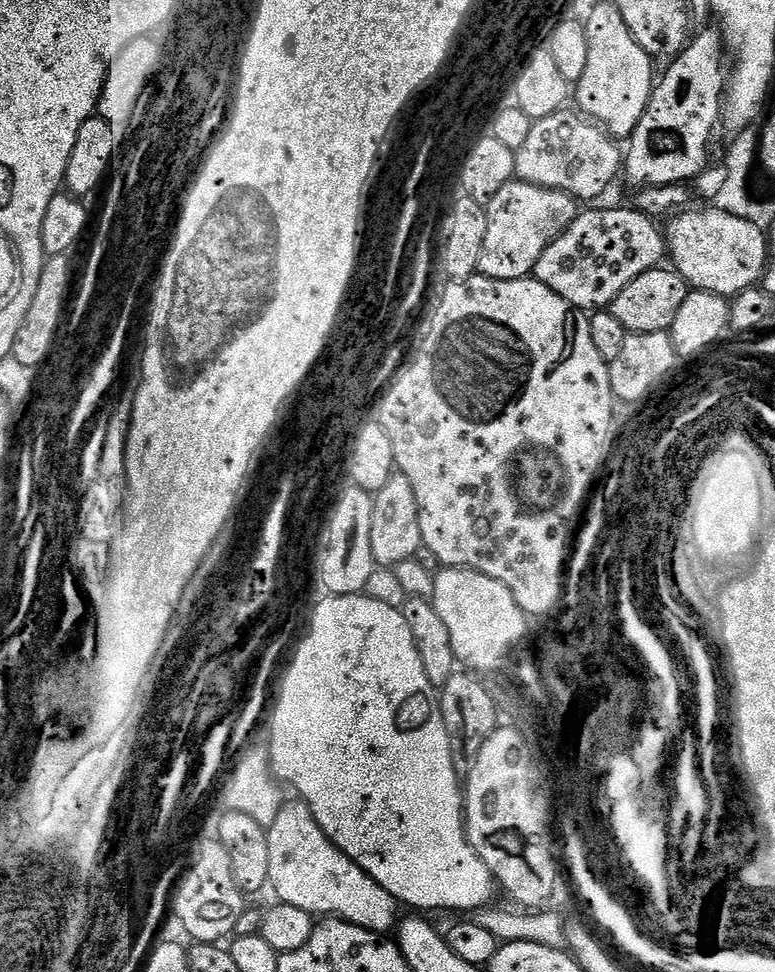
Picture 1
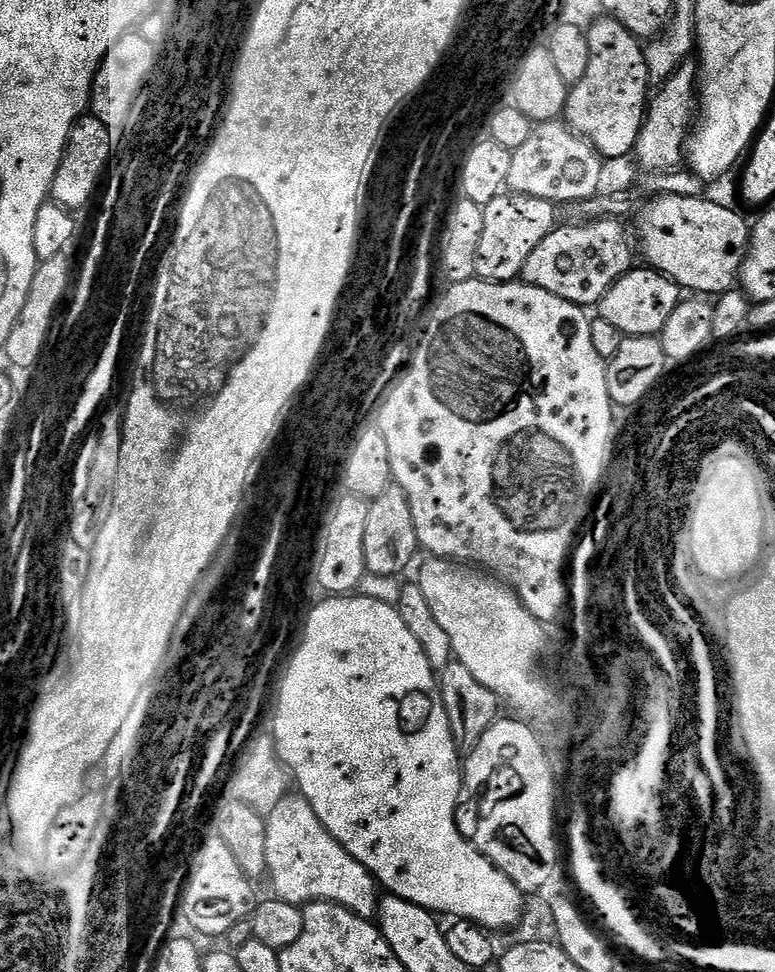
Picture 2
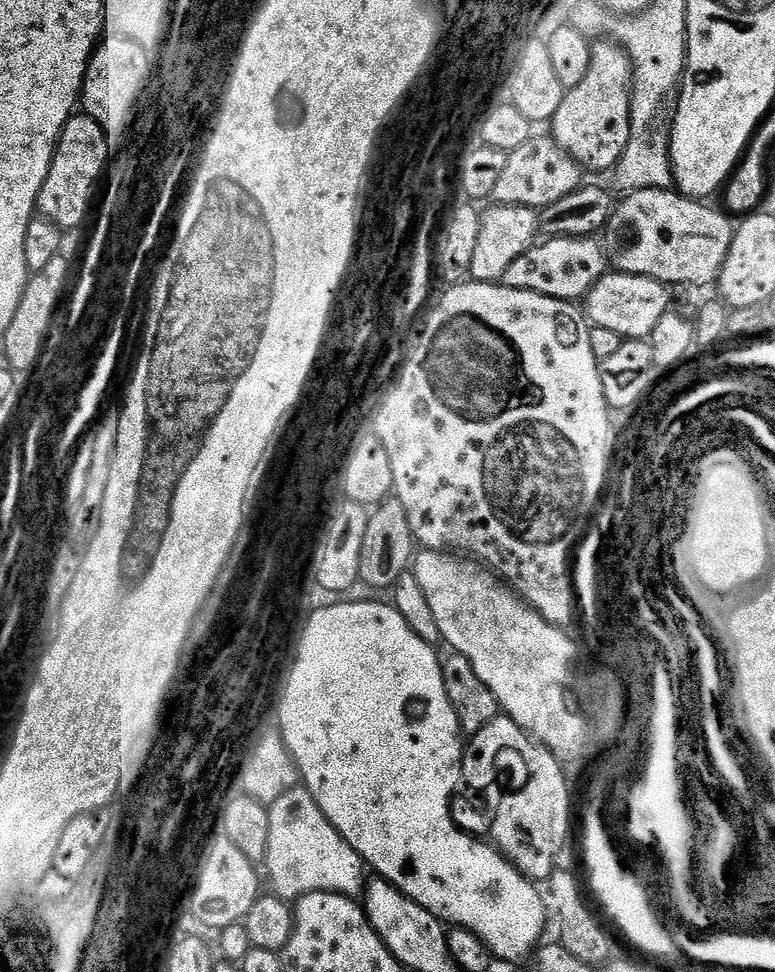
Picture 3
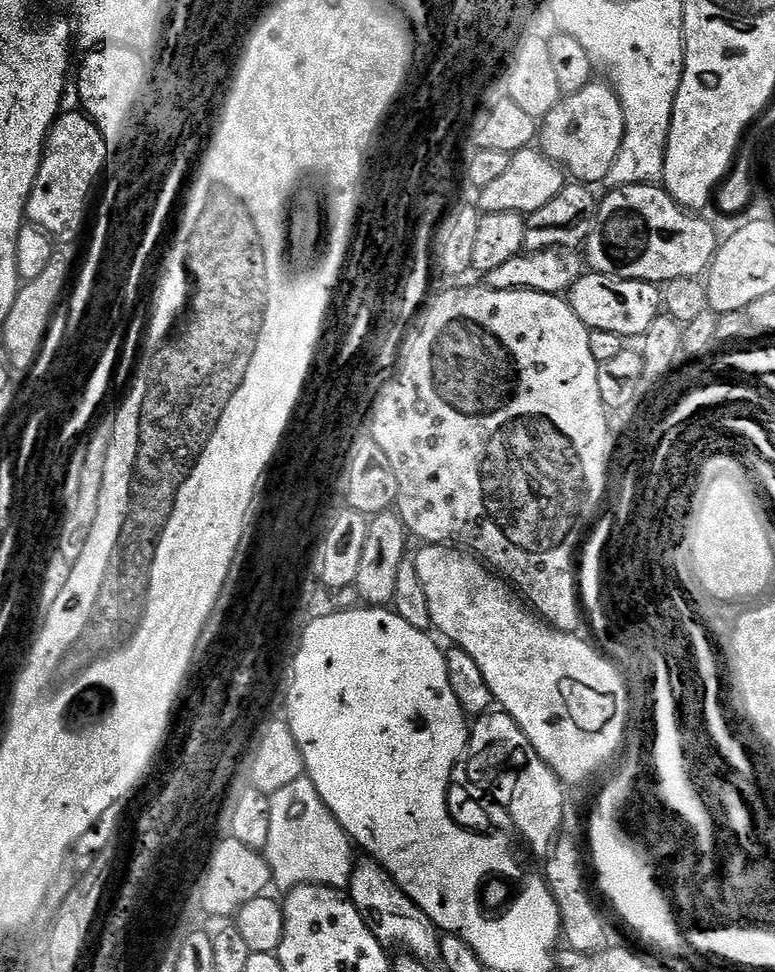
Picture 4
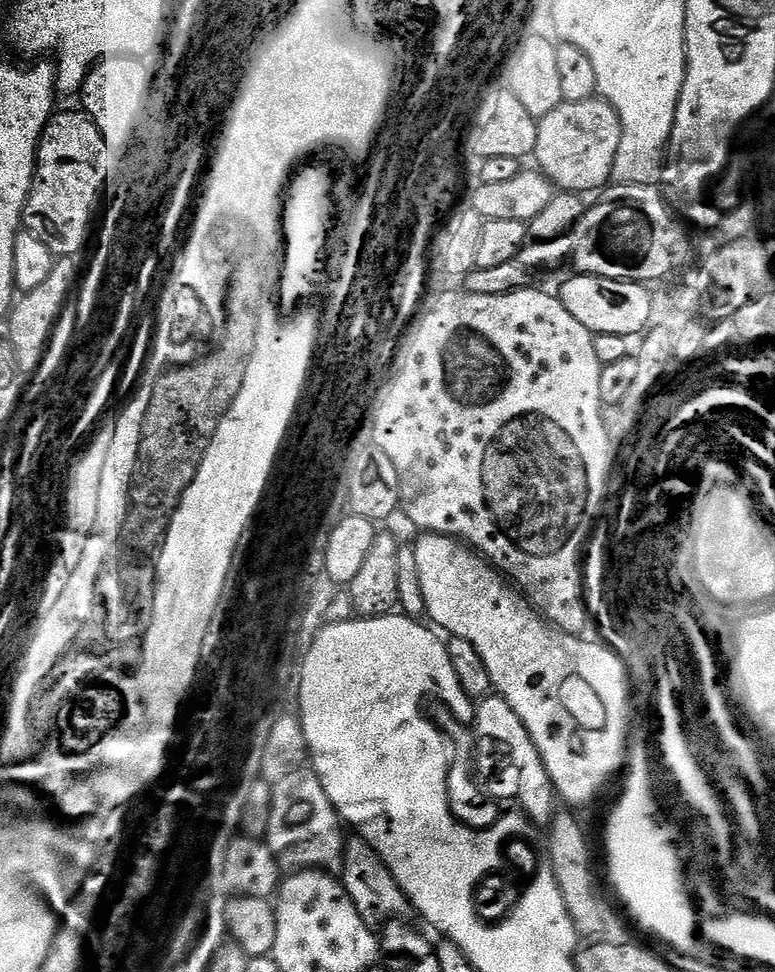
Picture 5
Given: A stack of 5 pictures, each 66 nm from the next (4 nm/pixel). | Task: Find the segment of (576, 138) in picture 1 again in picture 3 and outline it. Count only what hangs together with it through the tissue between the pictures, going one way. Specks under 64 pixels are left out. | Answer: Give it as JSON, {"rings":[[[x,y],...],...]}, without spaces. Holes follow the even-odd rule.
{"rings":[[[551,135],[539,136],[527,140],[525,144],[518,146],[518,150],[508,153],[506,170],[502,170],[491,194],[495,203],[543,210],[582,186],[583,180],[580,179],[586,172],[580,161],[561,148]]]}

